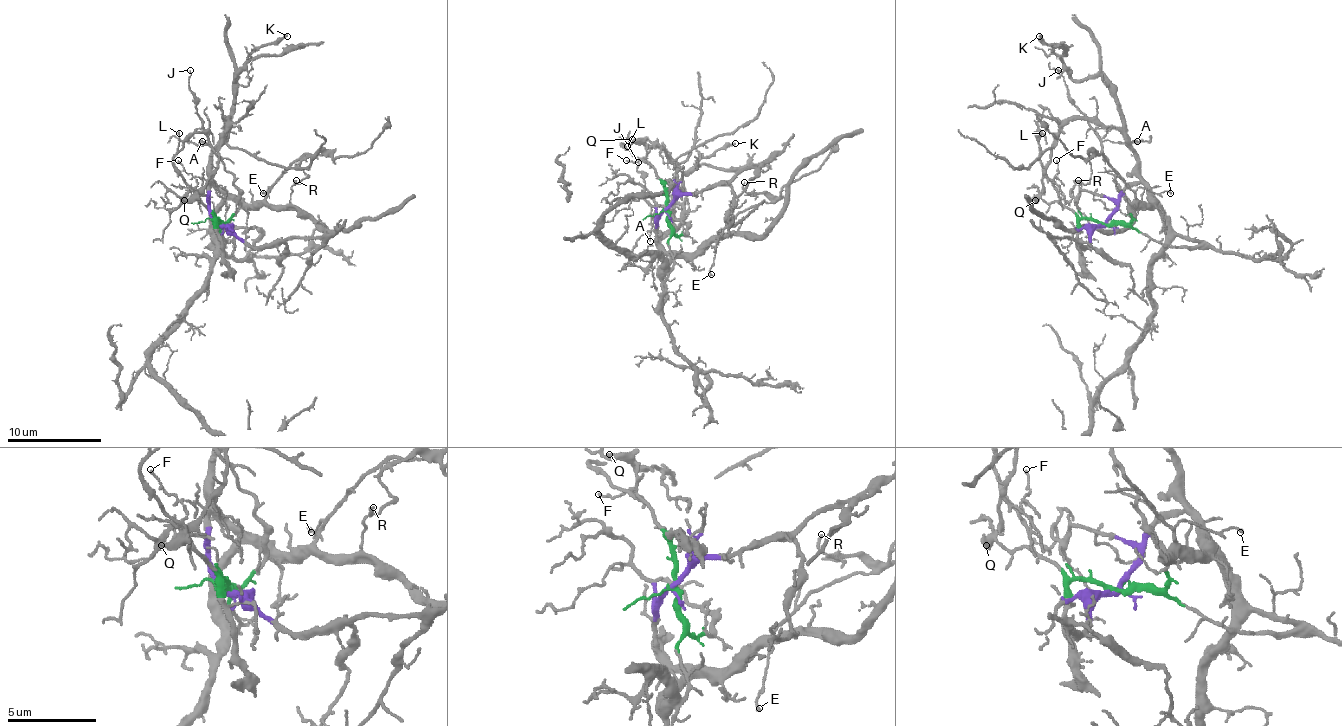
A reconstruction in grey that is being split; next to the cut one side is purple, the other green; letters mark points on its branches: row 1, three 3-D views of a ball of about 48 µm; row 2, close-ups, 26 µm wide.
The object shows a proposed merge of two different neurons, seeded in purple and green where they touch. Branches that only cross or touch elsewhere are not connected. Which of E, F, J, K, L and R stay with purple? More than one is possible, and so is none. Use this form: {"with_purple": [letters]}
{"with_purple": ["E", "K", "R"]}

